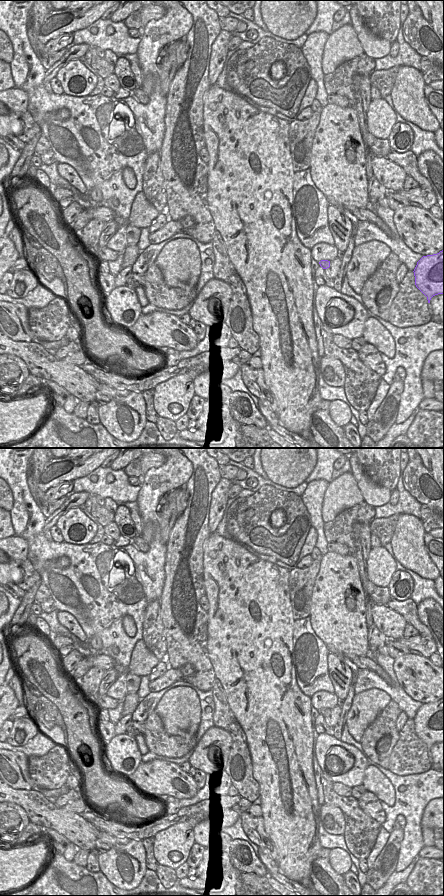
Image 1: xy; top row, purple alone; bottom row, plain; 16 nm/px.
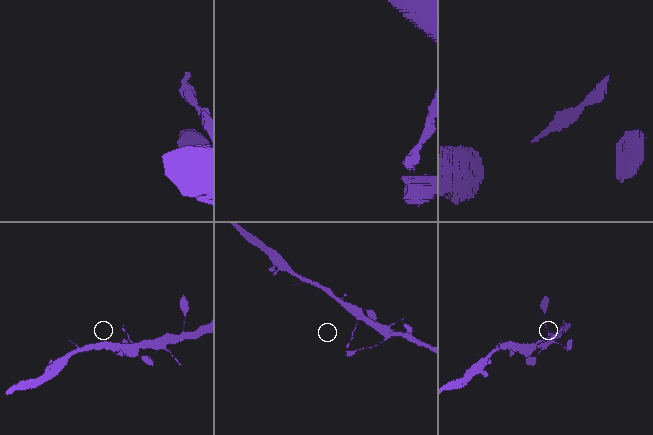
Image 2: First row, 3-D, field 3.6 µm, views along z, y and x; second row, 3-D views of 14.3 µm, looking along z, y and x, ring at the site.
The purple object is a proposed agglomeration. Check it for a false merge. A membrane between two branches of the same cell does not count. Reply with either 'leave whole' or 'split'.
split

